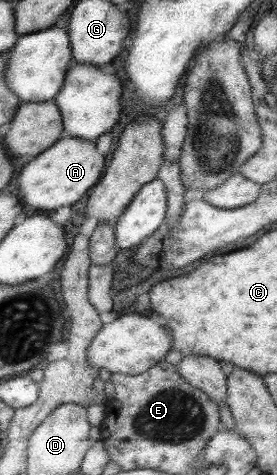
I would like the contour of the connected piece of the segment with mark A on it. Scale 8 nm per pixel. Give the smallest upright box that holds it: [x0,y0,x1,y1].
[18,133,106,213]

